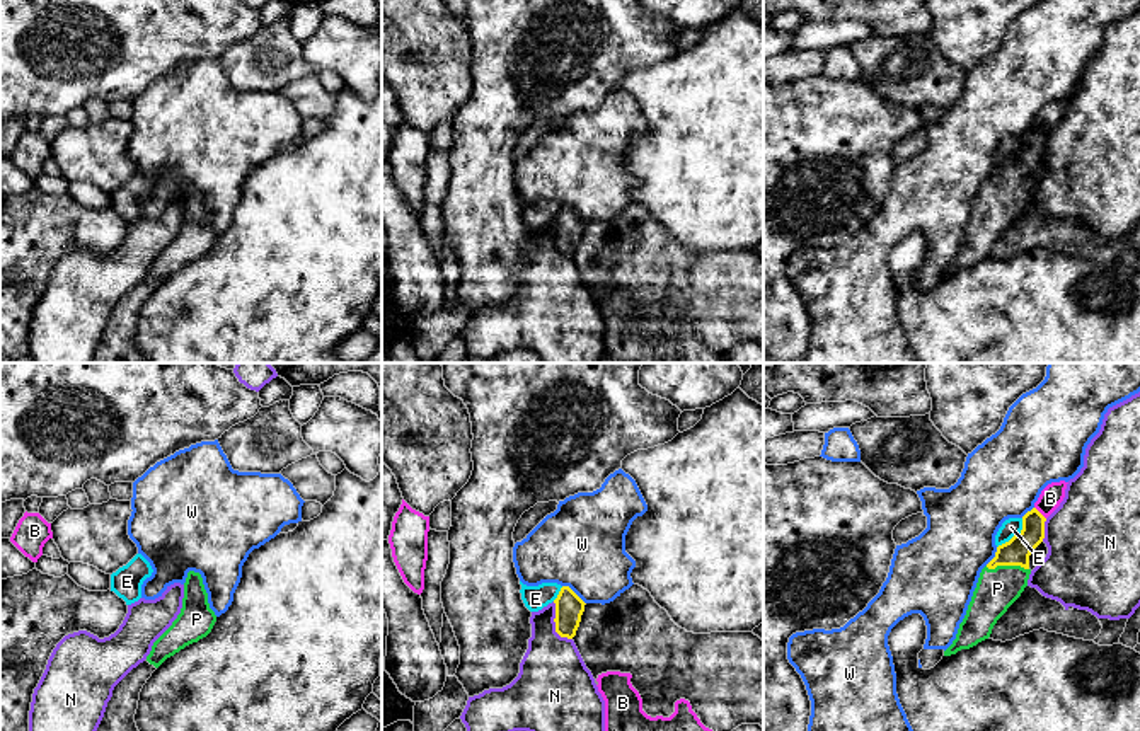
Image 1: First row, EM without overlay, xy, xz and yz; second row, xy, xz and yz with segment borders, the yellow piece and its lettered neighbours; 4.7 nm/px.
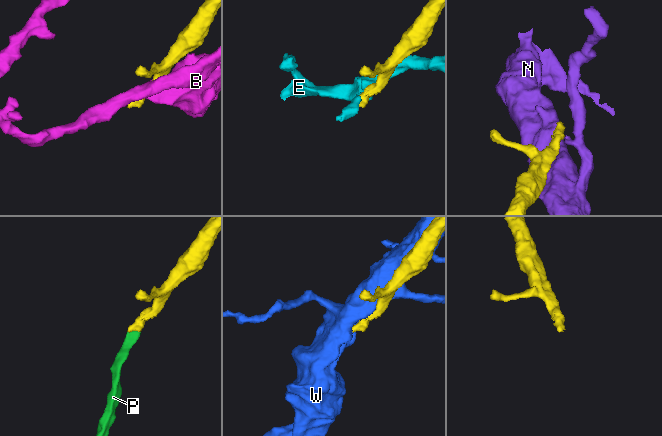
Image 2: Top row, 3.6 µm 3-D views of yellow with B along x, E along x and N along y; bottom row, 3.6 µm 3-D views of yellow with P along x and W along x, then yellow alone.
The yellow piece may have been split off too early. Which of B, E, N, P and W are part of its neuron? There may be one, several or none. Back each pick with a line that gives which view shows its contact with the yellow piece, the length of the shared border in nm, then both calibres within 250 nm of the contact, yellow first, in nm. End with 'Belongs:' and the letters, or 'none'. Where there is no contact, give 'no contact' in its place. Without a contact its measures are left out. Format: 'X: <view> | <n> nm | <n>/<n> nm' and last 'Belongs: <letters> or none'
P: yz | 200 nm | 130/190 nm
Belongs: P

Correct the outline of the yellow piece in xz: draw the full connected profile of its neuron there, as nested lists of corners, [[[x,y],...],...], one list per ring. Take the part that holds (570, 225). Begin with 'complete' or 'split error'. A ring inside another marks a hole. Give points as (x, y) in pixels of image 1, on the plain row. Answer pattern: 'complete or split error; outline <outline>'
complete; outline [[[562,204],[556,222],[556,250],[561,256],[573,257],[584,230],[584,220],[569,206]]]

